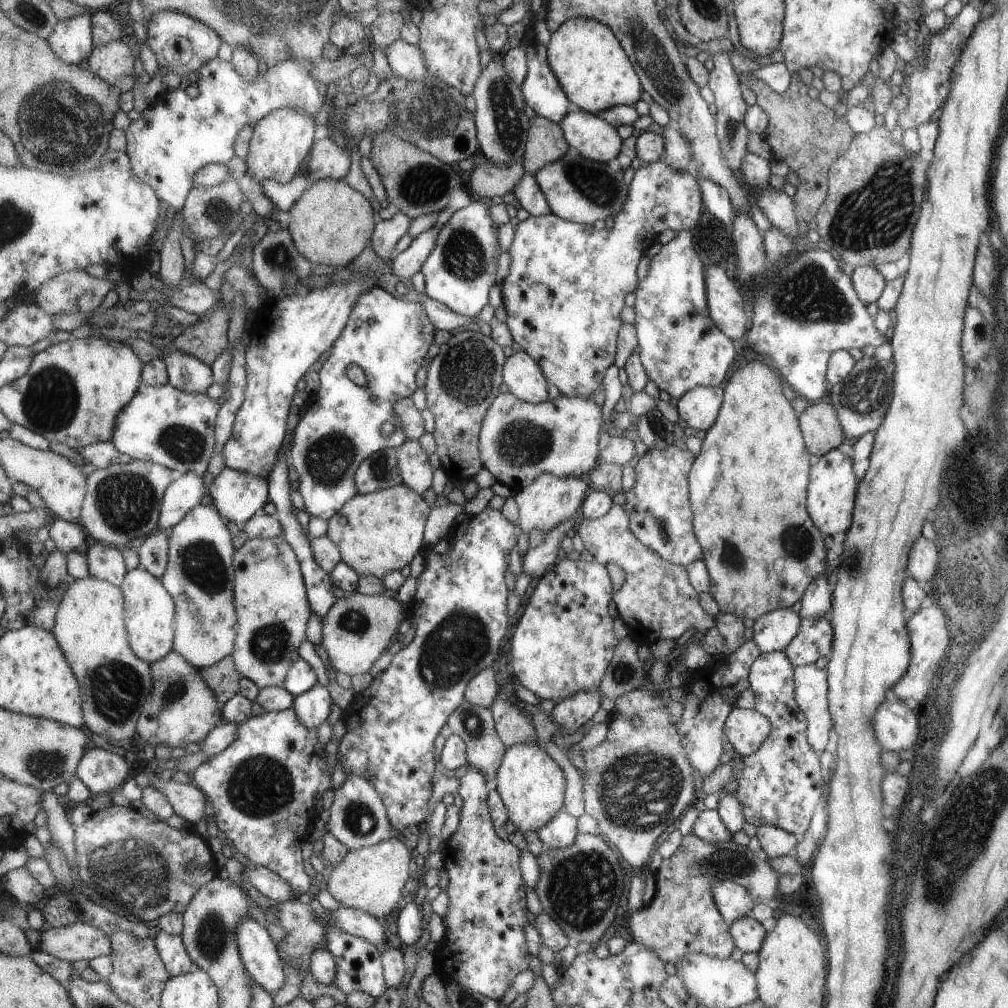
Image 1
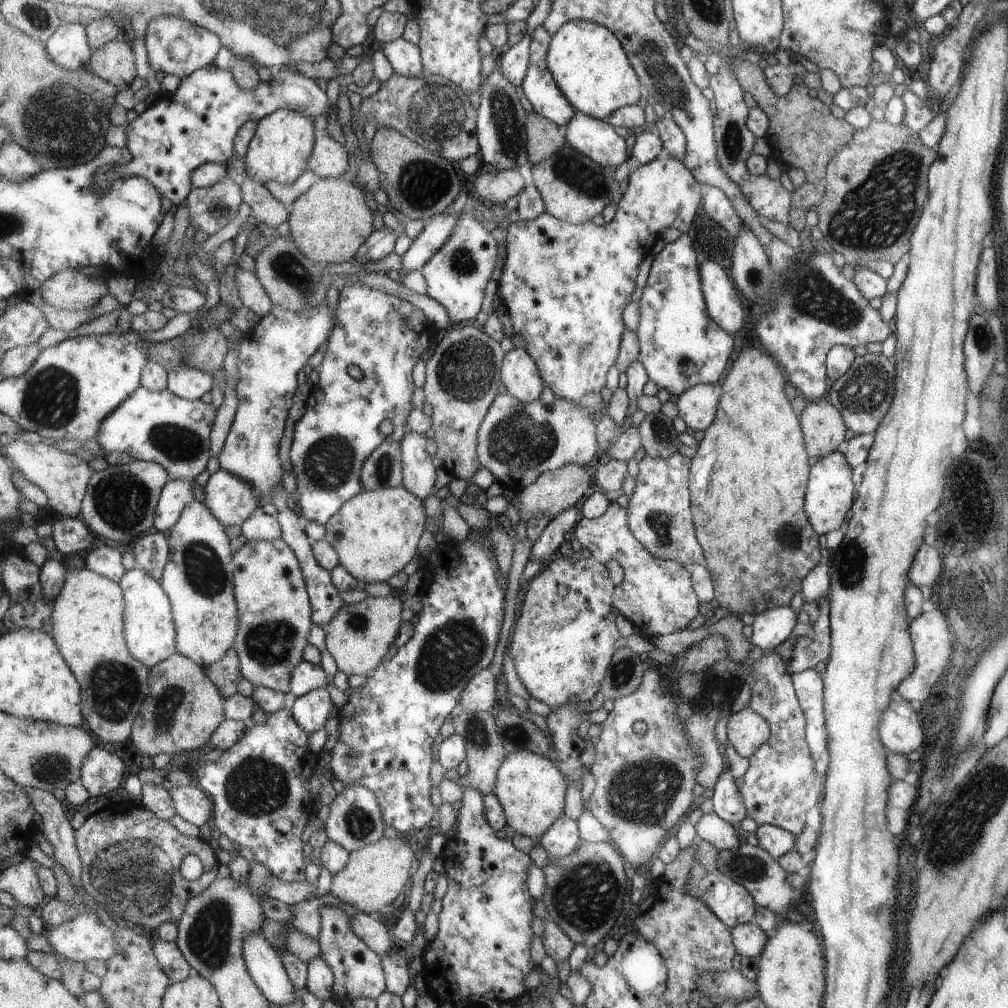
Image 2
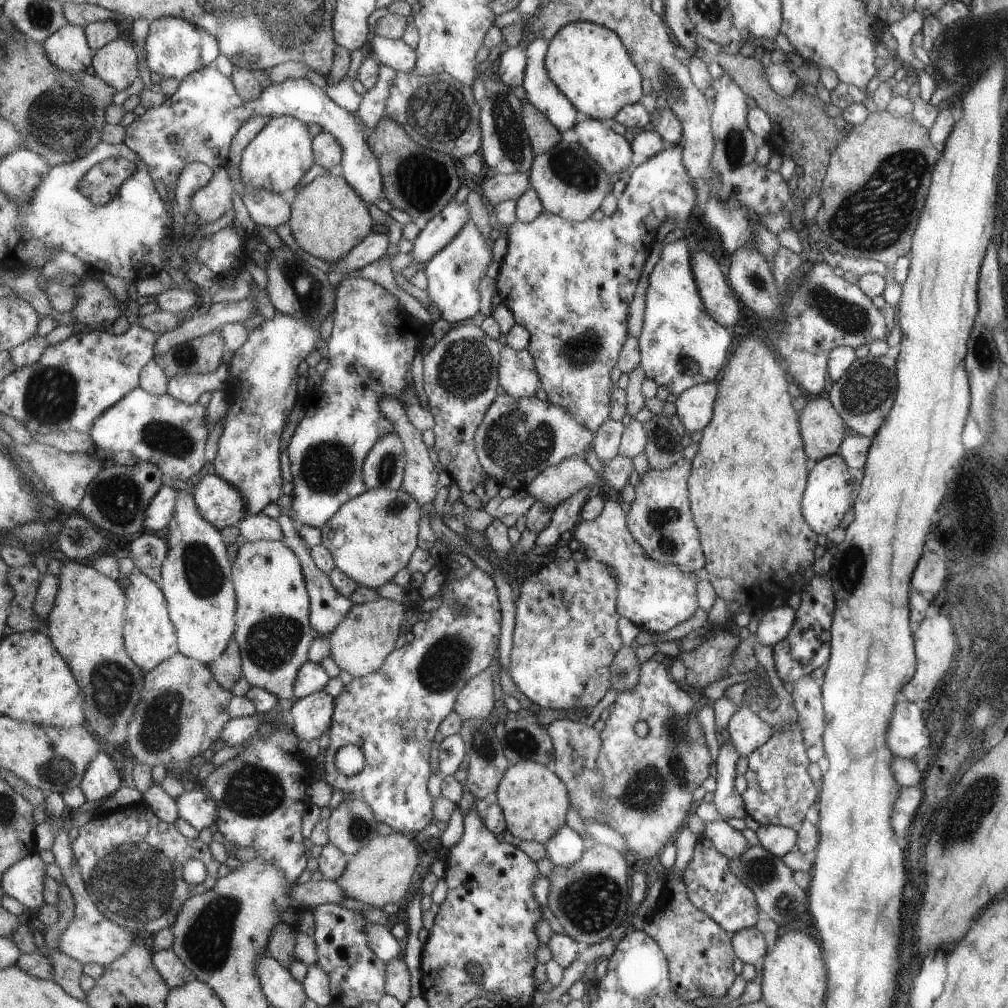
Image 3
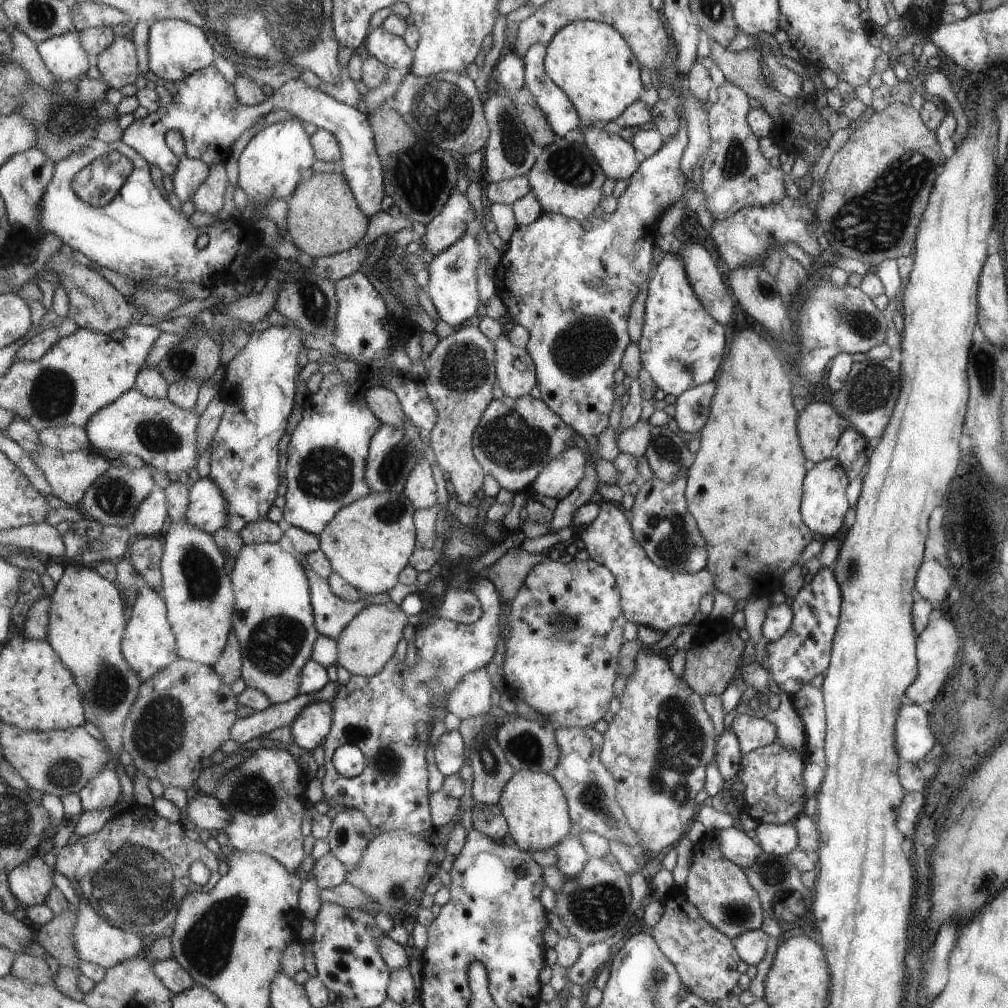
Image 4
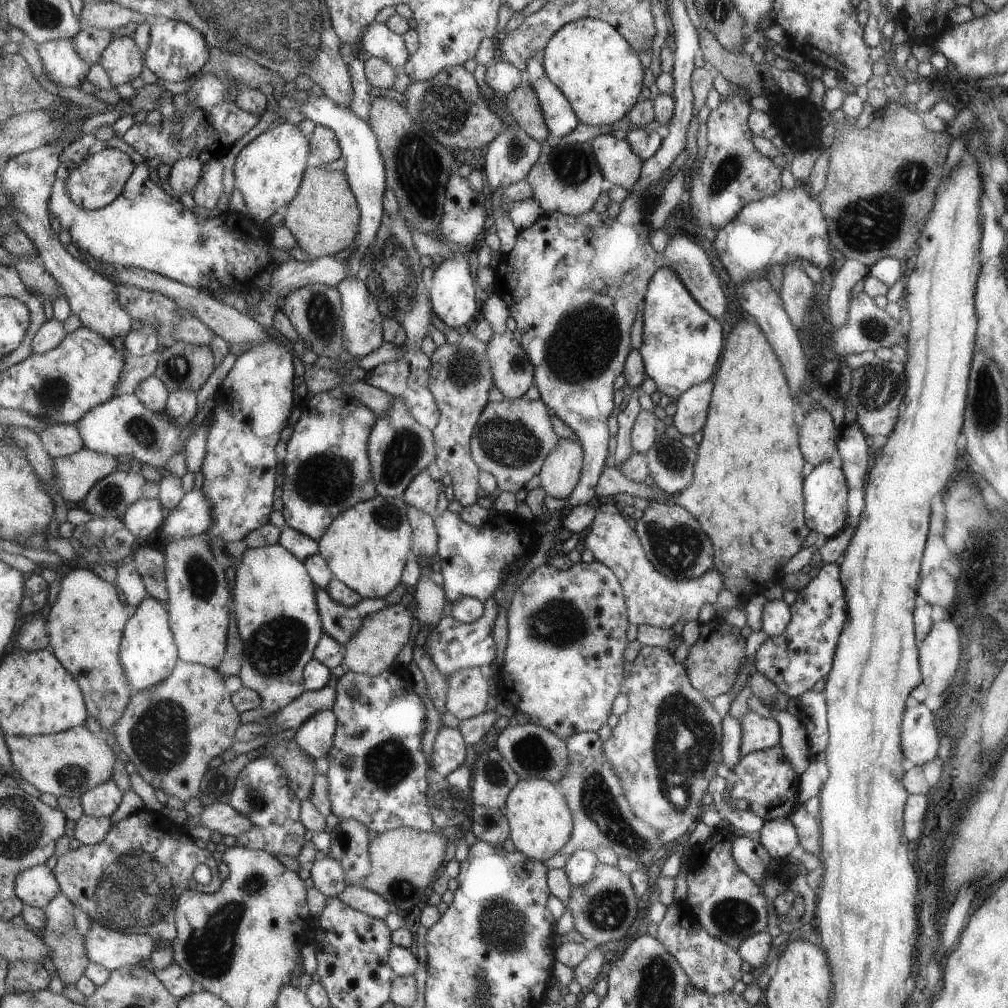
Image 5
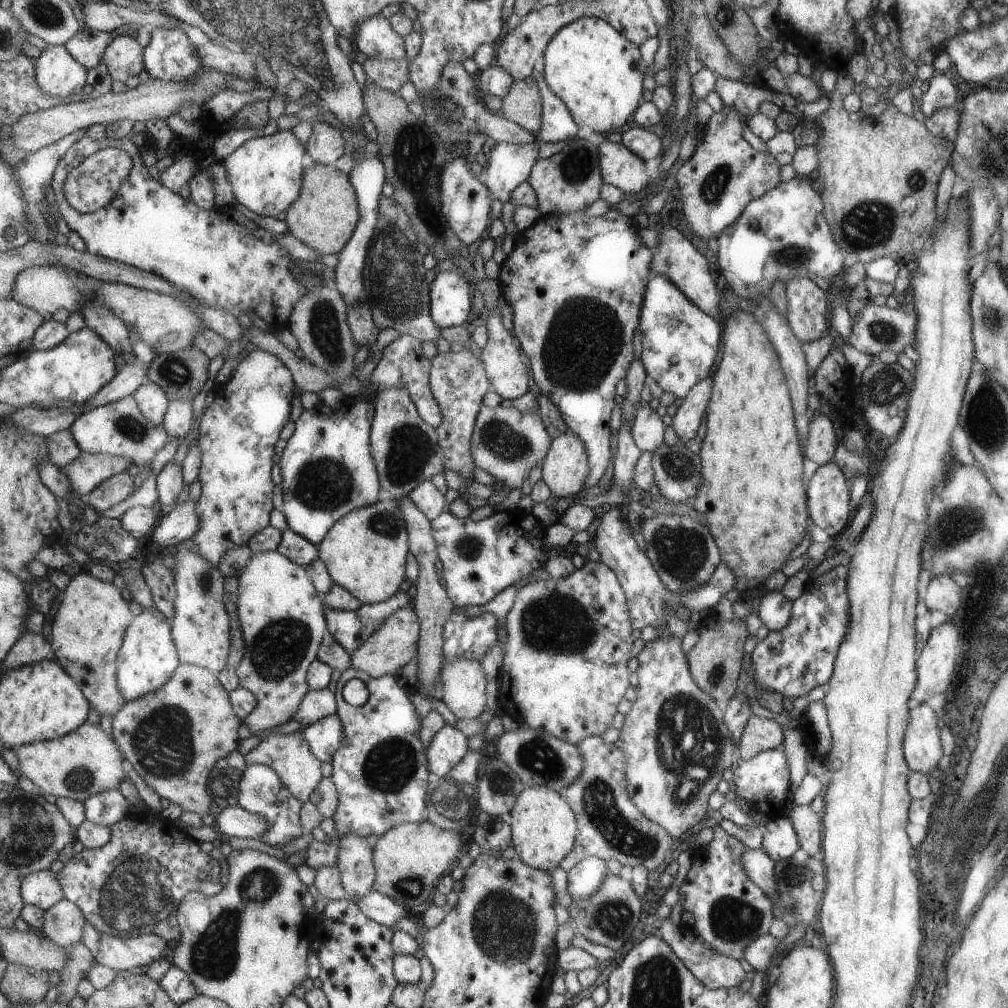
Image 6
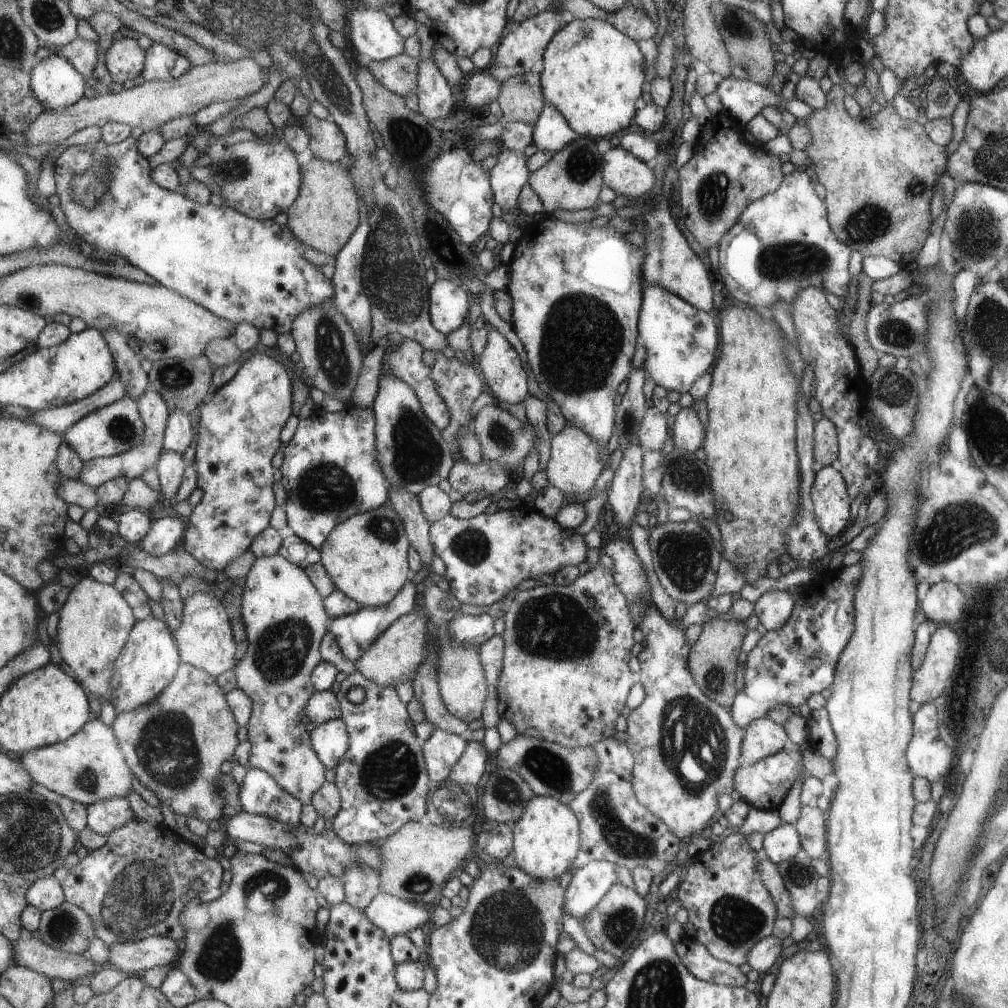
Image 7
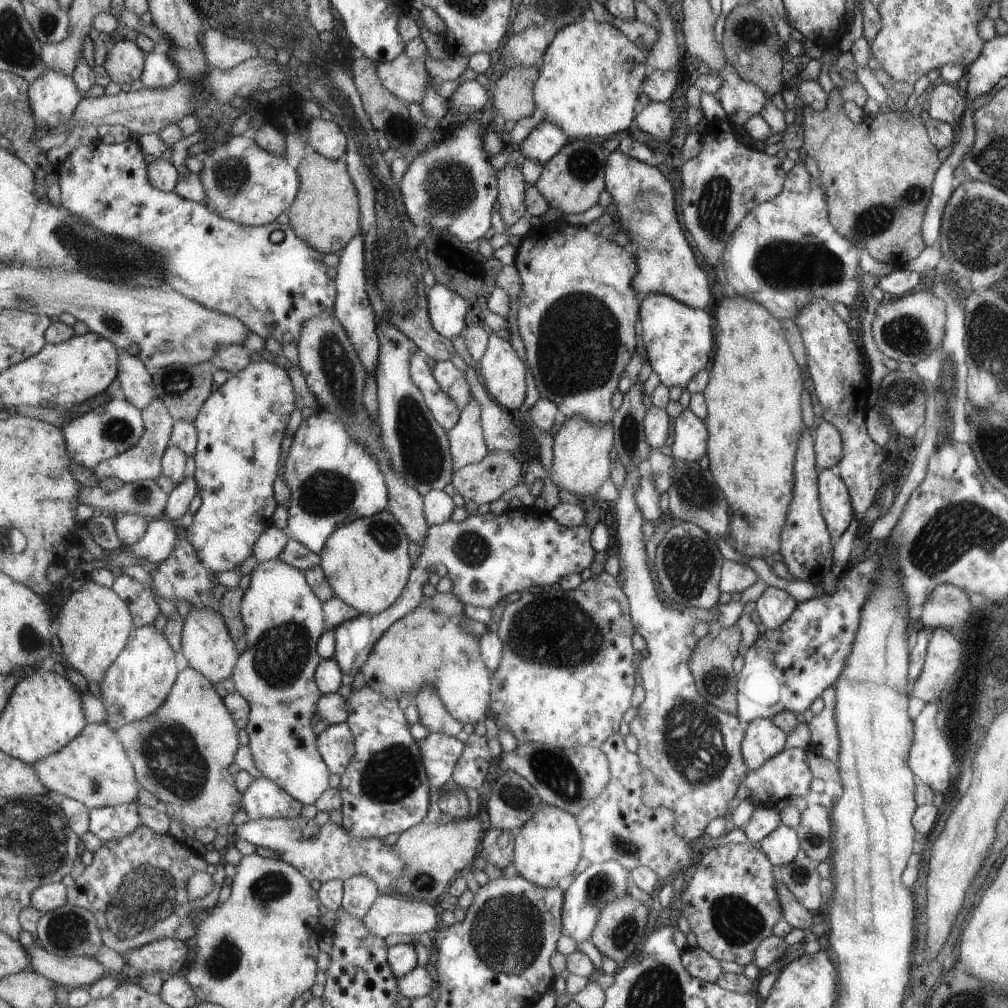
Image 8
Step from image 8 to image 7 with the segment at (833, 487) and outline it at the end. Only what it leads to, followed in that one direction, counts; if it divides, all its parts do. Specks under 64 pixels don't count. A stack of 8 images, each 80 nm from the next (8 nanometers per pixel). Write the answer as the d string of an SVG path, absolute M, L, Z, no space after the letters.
M832 465L814 473L810 490L810 507L818 529L832 541L847 526L849 499L842 473Z

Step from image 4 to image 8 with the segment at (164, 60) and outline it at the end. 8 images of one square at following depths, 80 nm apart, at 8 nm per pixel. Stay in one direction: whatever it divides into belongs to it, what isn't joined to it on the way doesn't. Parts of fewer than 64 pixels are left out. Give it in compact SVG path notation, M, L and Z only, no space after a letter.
M157 48L146 58L141 82L150 89L166 89L180 78L179 67L166 49Z

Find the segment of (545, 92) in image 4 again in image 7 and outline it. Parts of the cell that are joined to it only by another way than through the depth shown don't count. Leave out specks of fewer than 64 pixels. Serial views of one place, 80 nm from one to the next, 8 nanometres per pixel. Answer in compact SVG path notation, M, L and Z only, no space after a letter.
M552 104L544 106L540 119L533 127L534 137L530 150L543 150L558 153L563 147L572 143L578 132L570 125L566 116Z

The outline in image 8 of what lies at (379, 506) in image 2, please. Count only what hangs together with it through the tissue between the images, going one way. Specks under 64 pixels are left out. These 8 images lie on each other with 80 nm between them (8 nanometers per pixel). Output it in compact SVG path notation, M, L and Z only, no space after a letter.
M387 508L372 517L363 517L338 528L321 551L322 567L339 597L360 613L376 615L391 608L402 596L414 570L410 536Z

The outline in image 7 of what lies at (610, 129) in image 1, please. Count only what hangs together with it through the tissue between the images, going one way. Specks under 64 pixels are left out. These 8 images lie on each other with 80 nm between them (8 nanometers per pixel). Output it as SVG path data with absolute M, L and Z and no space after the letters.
M619 145L609 147L603 156L603 186L613 190L616 196L634 201L635 194L647 194L655 186L653 172Z

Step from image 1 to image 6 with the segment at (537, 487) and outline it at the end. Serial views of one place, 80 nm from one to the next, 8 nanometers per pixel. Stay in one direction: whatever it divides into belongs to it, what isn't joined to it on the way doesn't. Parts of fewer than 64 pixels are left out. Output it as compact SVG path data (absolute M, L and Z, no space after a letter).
M566 430L552 439L548 455L543 461L543 479L551 487L553 497L559 499L581 491L590 472L590 452L580 436Z

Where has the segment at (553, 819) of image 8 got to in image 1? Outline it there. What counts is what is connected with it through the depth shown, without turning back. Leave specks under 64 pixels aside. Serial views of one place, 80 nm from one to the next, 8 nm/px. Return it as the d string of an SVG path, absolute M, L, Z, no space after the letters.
M537 742L504 747L505 757L499 768L496 784L508 809L510 822L523 832L538 833L563 809L567 778L559 762Z

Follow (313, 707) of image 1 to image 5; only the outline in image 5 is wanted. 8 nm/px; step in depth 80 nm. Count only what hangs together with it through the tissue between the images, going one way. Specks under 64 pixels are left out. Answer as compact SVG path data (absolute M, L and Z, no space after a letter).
M333 710L318 712L290 734L291 738L311 757L327 758L334 746L337 731L338 716Z

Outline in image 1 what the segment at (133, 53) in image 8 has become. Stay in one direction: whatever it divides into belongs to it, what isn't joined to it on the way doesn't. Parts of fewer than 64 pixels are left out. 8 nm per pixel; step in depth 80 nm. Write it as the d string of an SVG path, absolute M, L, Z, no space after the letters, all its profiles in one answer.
M127 38L95 45L86 63L97 76L123 91L132 91L135 87L135 64L137 58Z

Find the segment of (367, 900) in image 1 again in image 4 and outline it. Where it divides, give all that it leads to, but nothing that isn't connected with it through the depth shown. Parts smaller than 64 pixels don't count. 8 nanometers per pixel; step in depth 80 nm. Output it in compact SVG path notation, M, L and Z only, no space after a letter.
M403 830L385 831L377 835L363 852L363 858L357 868L350 870L347 883L363 890L373 900L377 900L385 910L398 910L418 899L424 890L428 876L434 871L431 860L436 854L434 842L427 842L421 835L410 834Z

